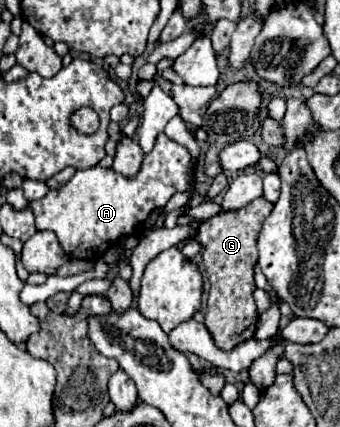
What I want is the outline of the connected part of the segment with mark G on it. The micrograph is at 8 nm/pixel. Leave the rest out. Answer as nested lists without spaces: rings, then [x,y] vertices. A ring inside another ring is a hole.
[[[256,198],[242,210],[220,212],[214,218],[200,222],[196,232],[186,240],[178,242],[176,248],[184,248],[190,240],[202,244],[202,262],[210,280],[208,294],[208,312],[206,312],[206,328],[218,350],[232,350],[238,344],[250,340],[258,326],[258,310],[252,298],[254,284],[254,266],[258,260],[256,238],[262,230],[262,222],[272,212],[272,204],[264,198]]]

